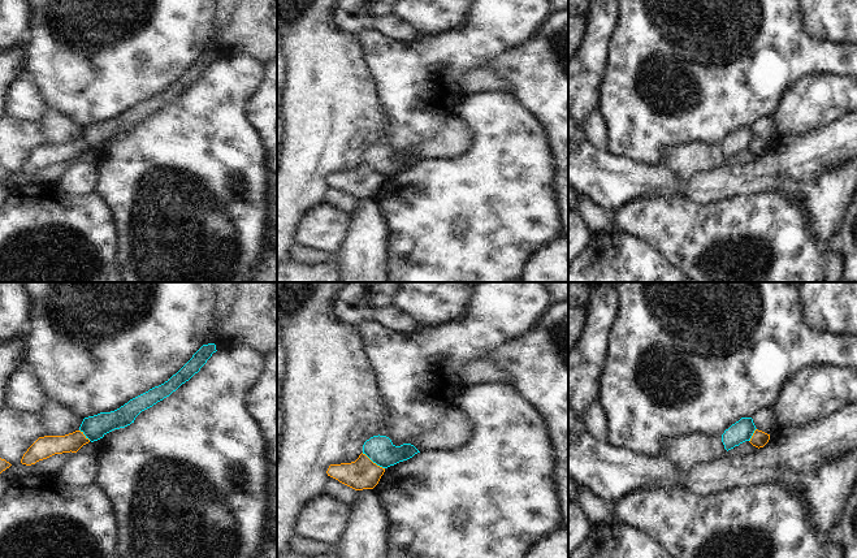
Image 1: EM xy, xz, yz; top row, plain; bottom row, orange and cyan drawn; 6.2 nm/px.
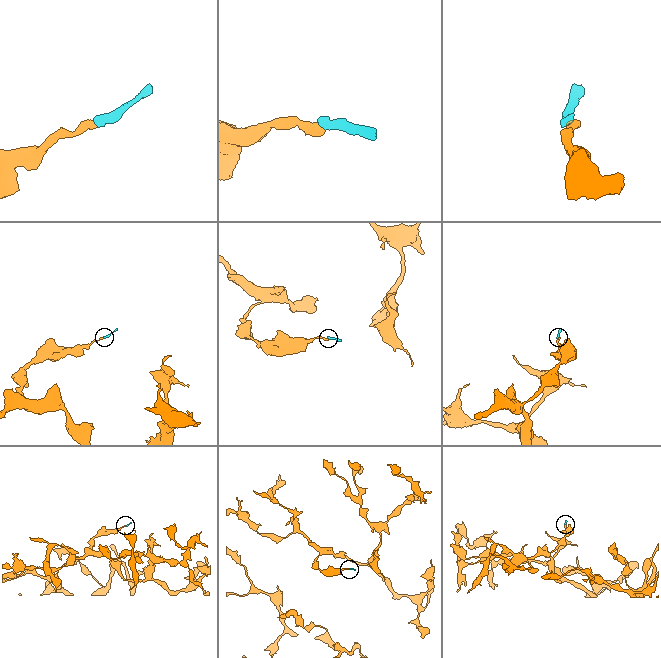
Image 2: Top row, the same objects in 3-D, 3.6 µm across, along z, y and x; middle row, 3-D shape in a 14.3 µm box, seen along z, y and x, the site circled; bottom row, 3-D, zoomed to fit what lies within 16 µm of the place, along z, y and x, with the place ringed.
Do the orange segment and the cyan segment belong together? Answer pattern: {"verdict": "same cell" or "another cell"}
{"verdict": "another cell"}

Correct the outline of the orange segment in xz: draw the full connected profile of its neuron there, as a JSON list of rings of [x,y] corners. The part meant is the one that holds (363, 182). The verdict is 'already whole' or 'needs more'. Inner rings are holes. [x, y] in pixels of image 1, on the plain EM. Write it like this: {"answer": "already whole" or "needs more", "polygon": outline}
{"answer": "already whole", "polygon": [[[363,161],[355,170],[330,173],[326,179],[328,185],[355,199],[373,198],[378,193],[384,181],[385,177],[373,172]]]}

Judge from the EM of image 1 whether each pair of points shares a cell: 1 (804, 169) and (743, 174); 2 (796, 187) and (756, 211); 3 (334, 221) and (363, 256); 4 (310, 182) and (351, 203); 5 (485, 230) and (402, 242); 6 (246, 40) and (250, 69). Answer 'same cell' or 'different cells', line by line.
1: same cell
2: different cells
3: different cells
4: different cells
5: same cell
6: different cells

